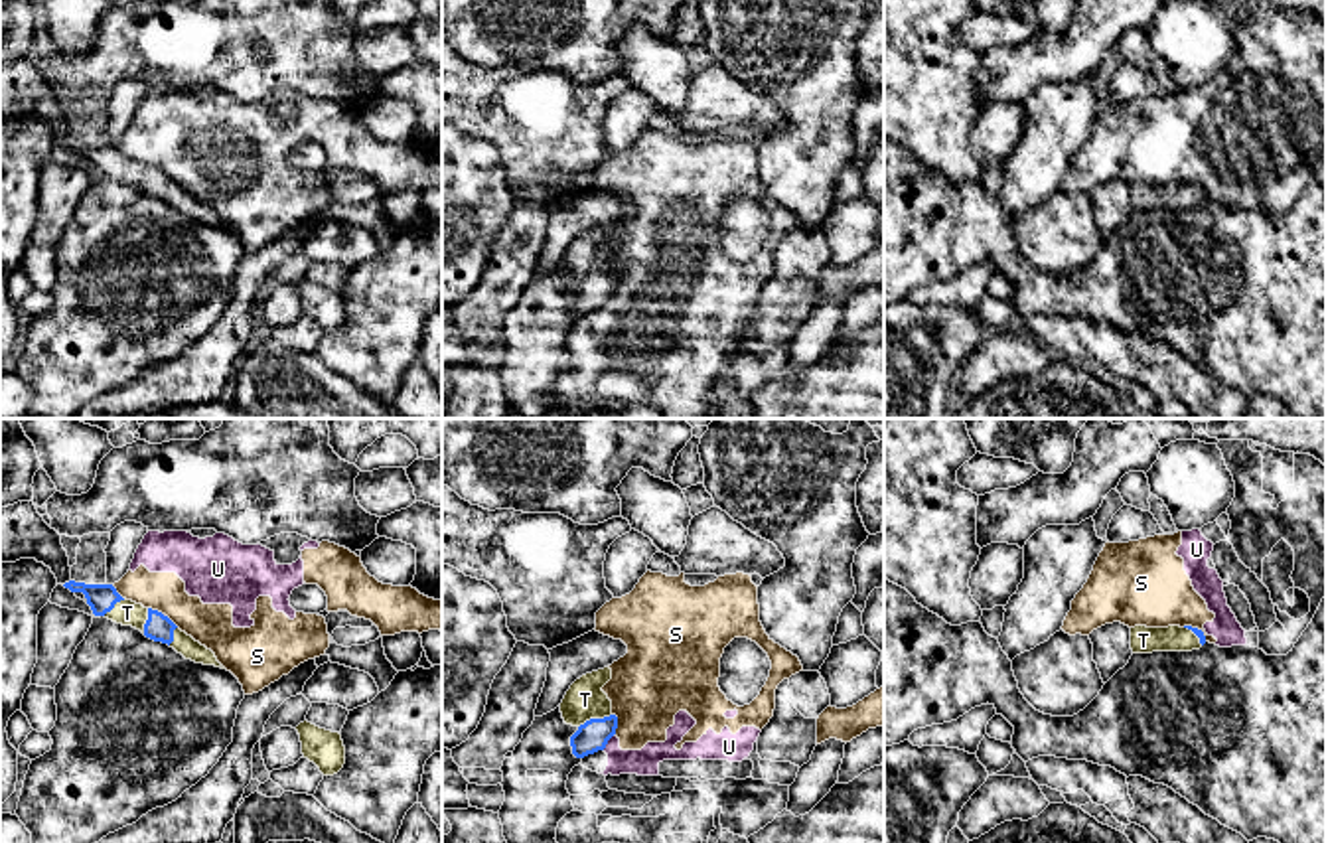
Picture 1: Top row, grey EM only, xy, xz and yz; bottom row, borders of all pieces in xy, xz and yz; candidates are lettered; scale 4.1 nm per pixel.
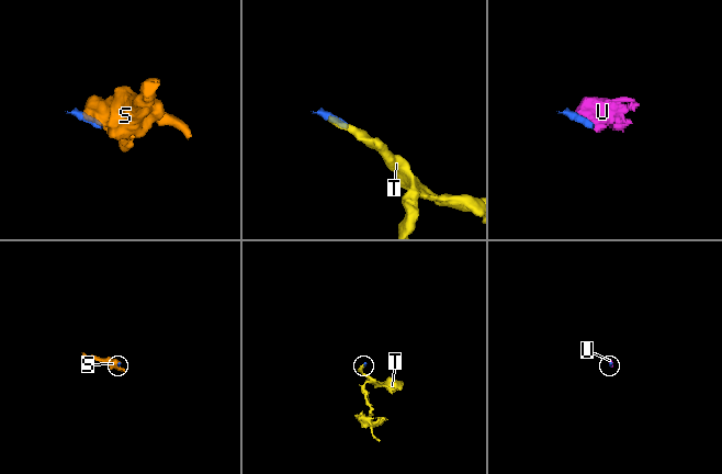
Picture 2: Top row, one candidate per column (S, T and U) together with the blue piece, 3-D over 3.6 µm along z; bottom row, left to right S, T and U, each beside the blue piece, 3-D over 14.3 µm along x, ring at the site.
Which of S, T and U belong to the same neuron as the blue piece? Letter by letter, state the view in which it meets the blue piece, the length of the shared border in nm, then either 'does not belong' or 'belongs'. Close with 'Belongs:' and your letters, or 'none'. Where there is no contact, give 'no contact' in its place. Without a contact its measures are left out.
S: contact in xz; length 90 nm; does not belong
T: contact in xz; length 150 nm; belongs
U: contact in xz; length 90 nm; does not belong
Belongs: T

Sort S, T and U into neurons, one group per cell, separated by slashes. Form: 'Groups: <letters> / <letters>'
Groups: S U / T

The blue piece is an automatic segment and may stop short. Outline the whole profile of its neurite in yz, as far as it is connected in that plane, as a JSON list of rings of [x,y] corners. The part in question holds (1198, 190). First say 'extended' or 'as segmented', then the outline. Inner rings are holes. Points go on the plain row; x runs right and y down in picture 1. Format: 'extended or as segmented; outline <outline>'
extended; outline [[[1192,184],[1131,186],[1133,211],[1192,209],[1192,207],[1200,207],[1204,201],[1206,201],[1204,190]]]

